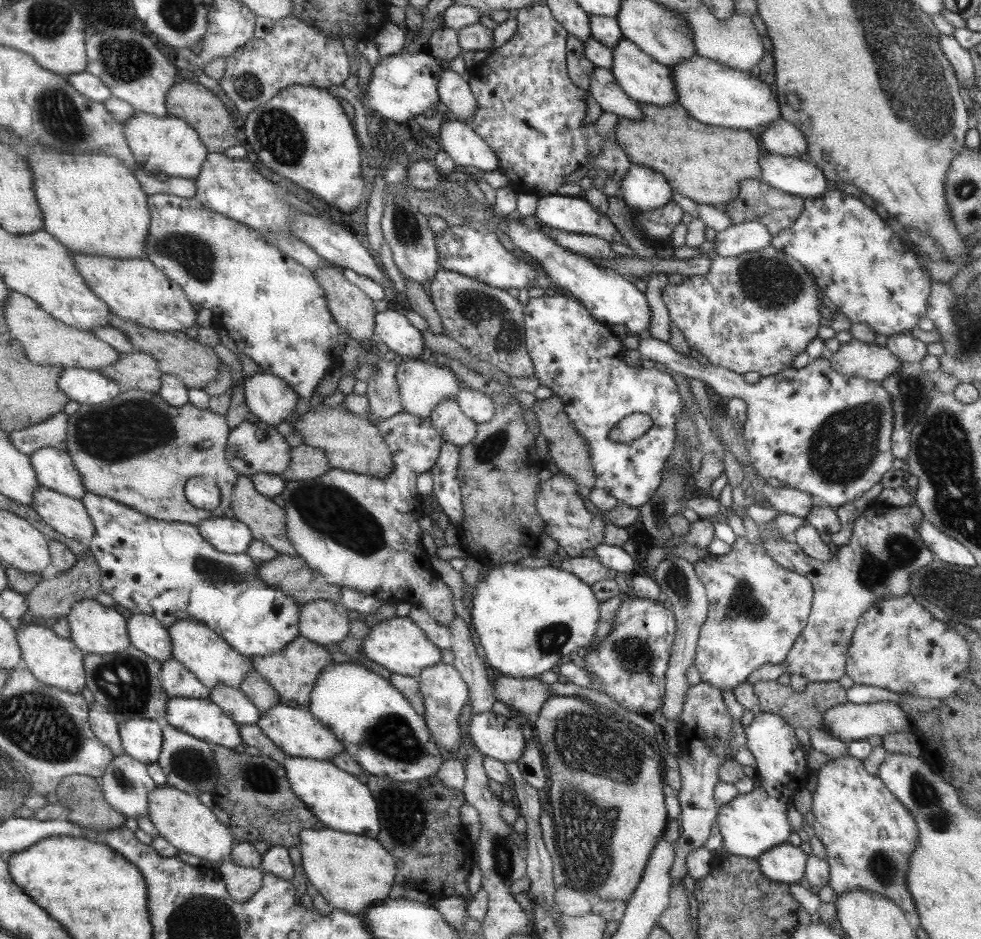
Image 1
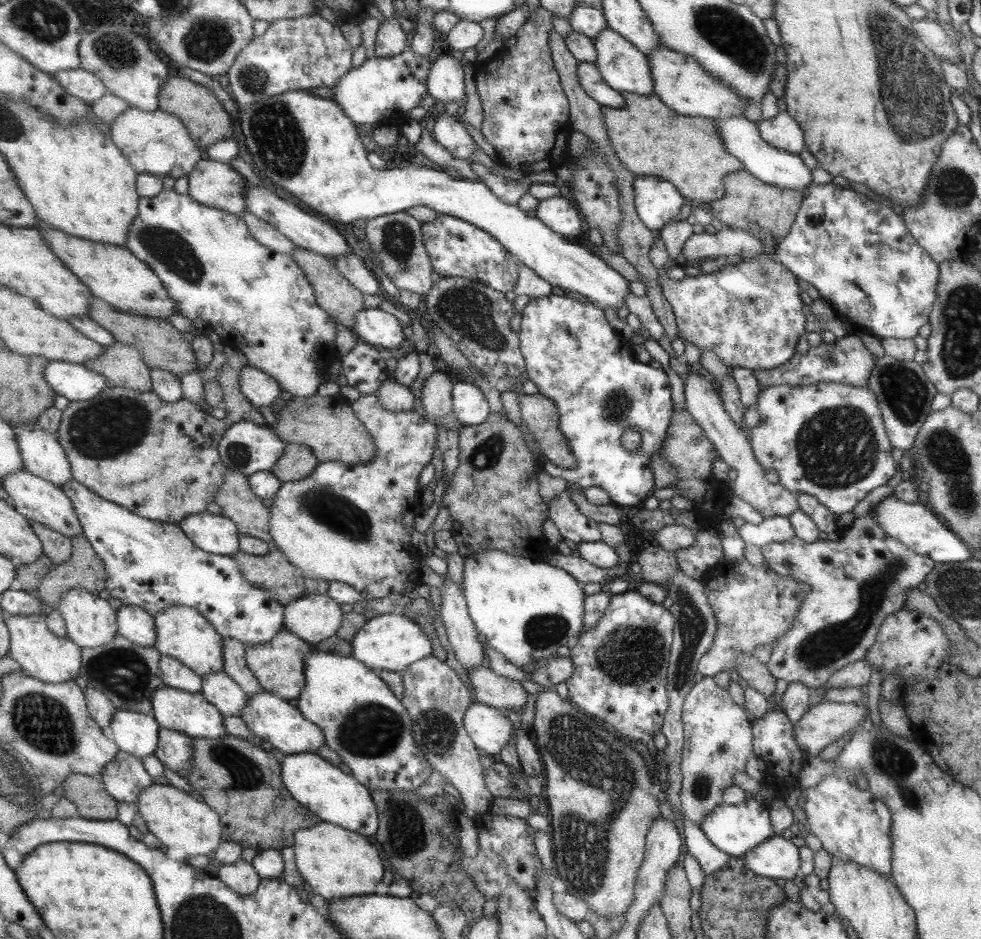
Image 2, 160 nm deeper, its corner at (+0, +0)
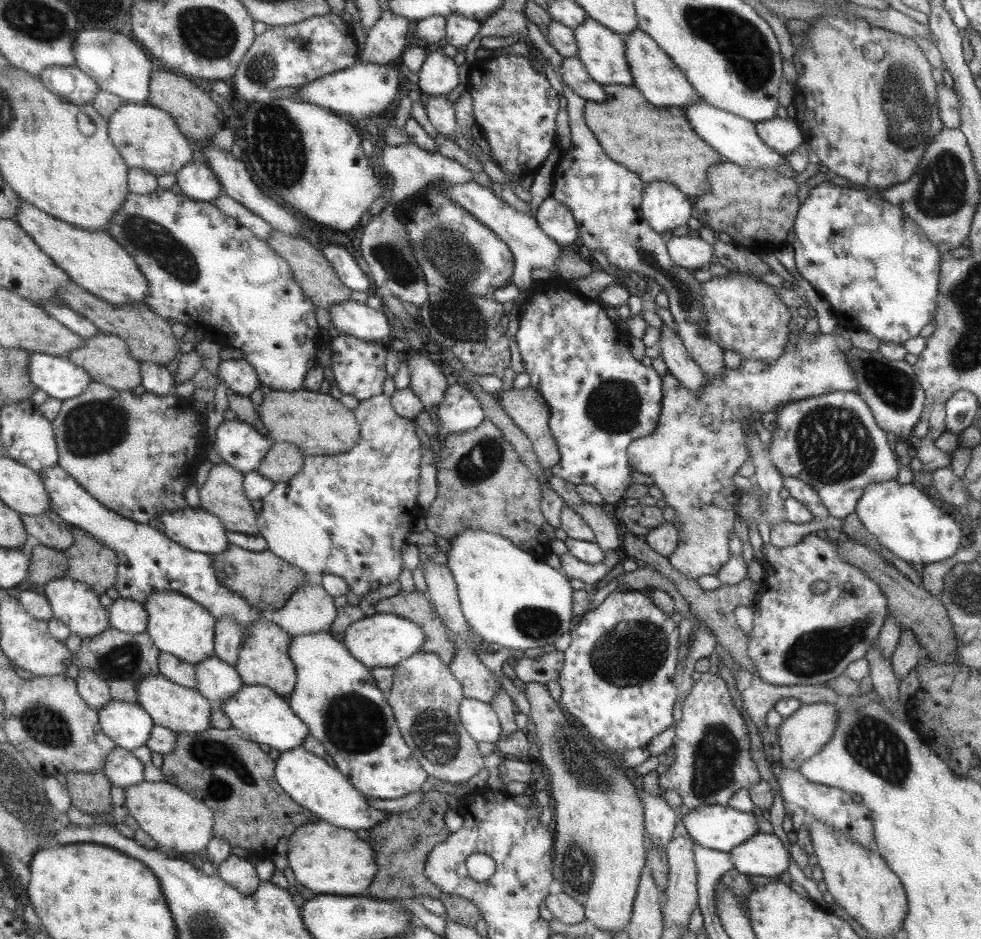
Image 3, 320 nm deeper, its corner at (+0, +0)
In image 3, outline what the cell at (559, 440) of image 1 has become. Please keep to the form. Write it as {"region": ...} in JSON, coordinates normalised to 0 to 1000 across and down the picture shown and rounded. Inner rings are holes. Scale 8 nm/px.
{"region":[[[539,412],[511,416],[508,429],[539,468],[551,498],[561,499],[571,489],[559,447],[561,439],[548,414]]]}

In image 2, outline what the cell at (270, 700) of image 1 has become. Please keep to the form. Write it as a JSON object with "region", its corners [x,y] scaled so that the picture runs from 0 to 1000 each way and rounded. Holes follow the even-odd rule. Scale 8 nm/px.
{"region":[[[228,679],[228,690],[228,715],[234,718],[254,741],[268,736],[265,724],[262,724],[261,717],[254,711],[251,702],[252,688],[244,682]]]}

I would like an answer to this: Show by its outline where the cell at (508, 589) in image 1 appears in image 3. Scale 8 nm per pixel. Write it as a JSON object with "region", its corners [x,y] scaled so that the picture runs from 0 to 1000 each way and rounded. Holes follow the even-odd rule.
{"region":[[[474,564],[474,567],[470,567],[464,575],[460,575],[458,586],[455,588],[455,596],[456,601],[454,603],[458,605],[462,619],[464,620],[465,638],[468,640],[471,655],[477,665],[477,669],[484,677],[490,679],[494,687],[497,685],[505,685],[509,687],[509,689],[532,693],[539,690],[551,690],[556,687],[564,687],[564,684],[566,684],[574,673],[578,673],[578,671],[582,669],[582,660],[585,660],[585,658],[582,654],[582,624],[580,624],[578,616],[572,613],[568,607],[560,605],[558,601],[547,599],[542,590],[534,588],[533,585],[526,584],[521,576],[515,575],[513,572],[507,571],[507,569],[494,567],[494,564]]]}

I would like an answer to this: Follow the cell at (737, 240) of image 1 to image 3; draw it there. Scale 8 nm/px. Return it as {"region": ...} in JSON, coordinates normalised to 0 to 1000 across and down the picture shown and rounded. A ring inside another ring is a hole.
{"region":[[[685,251],[680,258],[680,267],[689,282],[703,290],[720,285],[728,274],[726,261],[719,259],[713,251]]]}

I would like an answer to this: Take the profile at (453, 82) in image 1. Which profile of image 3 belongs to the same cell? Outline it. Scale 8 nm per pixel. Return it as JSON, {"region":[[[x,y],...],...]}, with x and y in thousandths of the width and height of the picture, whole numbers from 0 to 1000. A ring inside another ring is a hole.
{"region":[[[439,54],[429,70],[421,91],[431,102],[452,102],[467,98],[472,87],[473,75],[465,70],[460,62]]]}

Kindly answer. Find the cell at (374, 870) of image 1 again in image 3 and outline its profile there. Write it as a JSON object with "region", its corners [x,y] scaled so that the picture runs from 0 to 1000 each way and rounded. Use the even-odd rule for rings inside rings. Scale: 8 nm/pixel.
{"region":[[[327,873],[327,878],[304,882],[296,892],[295,923],[306,941],[321,953],[368,953],[382,933],[381,908],[361,885]]]}

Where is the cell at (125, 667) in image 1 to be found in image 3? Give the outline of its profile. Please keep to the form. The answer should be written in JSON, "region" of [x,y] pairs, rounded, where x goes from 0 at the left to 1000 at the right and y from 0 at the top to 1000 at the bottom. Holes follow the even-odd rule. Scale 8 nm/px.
{"region":[[[113,667],[103,673],[101,677],[95,677],[85,682],[83,693],[77,700],[77,707],[81,711],[96,714],[108,724],[112,731],[115,744],[141,748],[141,737],[139,728],[150,719],[163,717],[163,693],[156,685],[154,677],[150,673],[146,675],[134,675],[123,673]]]}

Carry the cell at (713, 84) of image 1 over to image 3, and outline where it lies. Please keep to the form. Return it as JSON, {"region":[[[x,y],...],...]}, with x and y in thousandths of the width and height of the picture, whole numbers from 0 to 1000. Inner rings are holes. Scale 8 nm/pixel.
{"region":[[[647,30],[645,34],[641,34],[639,38],[633,38],[633,40],[637,45],[638,62],[640,62],[640,69],[644,77],[645,93],[652,96],[657,108],[669,114],[692,115],[696,115],[700,111],[717,109],[697,77],[690,73],[685,62],[682,62],[681,58],[678,58],[677,53],[674,53],[673,49],[660,35]]]}

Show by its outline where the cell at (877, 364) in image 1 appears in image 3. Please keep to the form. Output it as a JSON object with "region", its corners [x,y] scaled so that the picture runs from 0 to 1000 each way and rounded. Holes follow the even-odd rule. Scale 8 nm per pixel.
{"region":[[[815,353],[812,357],[804,357],[803,364],[795,377],[794,381],[787,383],[784,388],[780,384],[775,384],[769,381],[754,381],[754,388],[749,393],[738,392],[738,395],[734,396],[732,401],[727,401],[726,404],[718,398],[718,408],[716,412],[712,415],[712,419],[705,419],[697,412],[689,404],[689,401],[684,400],[681,396],[677,398],[676,403],[676,424],[675,433],[673,435],[672,447],[670,447],[669,456],[662,463],[652,464],[647,469],[644,469],[637,477],[637,485],[639,486],[640,495],[645,502],[649,502],[652,505],[659,505],[664,508],[665,515],[668,517],[674,523],[676,528],[675,534],[677,538],[683,539],[688,544],[688,554],[684,556],[684,561],[690,567],[690,572],[692,572],[692,577],[690,577],[690,583],[686,586],[685,590],[679,594],[684,601],[684,604],[696,611],[698,616],[702,616],[708,619],[710,616],[717,612],[730,613],[735,603],[741,599],[744,593],[742,579],[743,579],[743,569],[747,568],[747,561],[749,560],[749,554],[752,552],[752,532],[754,522],[747,517],[747,506],[753,496],[765,488],[762,480],[762,462],[760,461],[760,454],[766,454],[768,449],[766,445],[776,445],[781,439],[789,438],[793,432],[798,432],[799,430],[804,430],[805,428],[812,428],[813,426],[825,424],[826,422],[835,422],[837,420],[843,420],[844,417],[863,417],[872,416],[874,413],[872,397],[869,396],[867,389],[864,388],[863,379],[860,379],[860,375],[864,374],[867,370],[867,365],[861,356],[855,357],[849,354],[845,356],[833,355],[822,355],[821,353]]]}

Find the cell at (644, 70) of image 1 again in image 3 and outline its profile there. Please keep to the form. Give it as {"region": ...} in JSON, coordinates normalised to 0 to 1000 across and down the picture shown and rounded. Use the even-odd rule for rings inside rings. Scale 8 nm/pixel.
{"region":[[[598,18],[598,21],[588,30],[584,30],[584,39],[588,44],[588,60],[599,80],[613,92],[636,91],[644,92],[644,77],[638,62],[637,45],[633,38],[617,30],[616,27]]]}

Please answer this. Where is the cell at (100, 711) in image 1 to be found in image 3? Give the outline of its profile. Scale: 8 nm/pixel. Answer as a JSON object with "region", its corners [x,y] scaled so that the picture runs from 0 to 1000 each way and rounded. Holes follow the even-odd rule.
{"region":[[[81,711],[78,725],[83,741],[90,748],[90,752],[98,755],[100,759],[111,747],[115,745],[112,731],[96,714]]]}

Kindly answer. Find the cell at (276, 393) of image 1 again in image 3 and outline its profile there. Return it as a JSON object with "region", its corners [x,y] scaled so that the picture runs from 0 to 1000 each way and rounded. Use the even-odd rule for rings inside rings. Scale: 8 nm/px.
{"region":[[[250,381],[226,383],[222,393],[231,413],[245,421],[254,422],[266,408],[262,395]]]}

